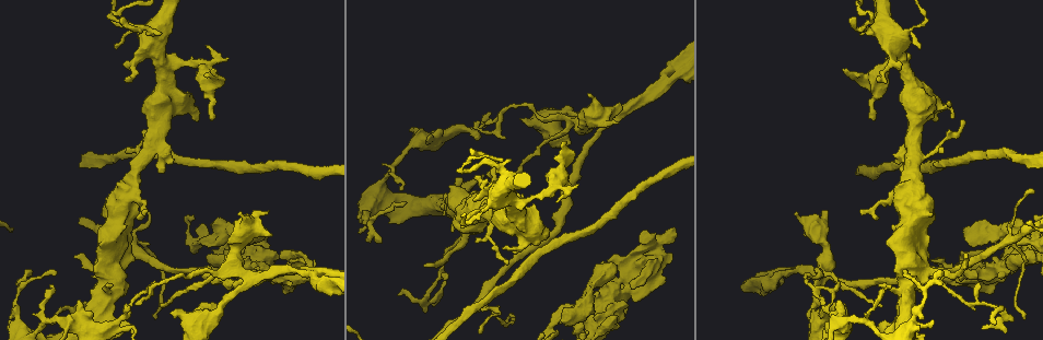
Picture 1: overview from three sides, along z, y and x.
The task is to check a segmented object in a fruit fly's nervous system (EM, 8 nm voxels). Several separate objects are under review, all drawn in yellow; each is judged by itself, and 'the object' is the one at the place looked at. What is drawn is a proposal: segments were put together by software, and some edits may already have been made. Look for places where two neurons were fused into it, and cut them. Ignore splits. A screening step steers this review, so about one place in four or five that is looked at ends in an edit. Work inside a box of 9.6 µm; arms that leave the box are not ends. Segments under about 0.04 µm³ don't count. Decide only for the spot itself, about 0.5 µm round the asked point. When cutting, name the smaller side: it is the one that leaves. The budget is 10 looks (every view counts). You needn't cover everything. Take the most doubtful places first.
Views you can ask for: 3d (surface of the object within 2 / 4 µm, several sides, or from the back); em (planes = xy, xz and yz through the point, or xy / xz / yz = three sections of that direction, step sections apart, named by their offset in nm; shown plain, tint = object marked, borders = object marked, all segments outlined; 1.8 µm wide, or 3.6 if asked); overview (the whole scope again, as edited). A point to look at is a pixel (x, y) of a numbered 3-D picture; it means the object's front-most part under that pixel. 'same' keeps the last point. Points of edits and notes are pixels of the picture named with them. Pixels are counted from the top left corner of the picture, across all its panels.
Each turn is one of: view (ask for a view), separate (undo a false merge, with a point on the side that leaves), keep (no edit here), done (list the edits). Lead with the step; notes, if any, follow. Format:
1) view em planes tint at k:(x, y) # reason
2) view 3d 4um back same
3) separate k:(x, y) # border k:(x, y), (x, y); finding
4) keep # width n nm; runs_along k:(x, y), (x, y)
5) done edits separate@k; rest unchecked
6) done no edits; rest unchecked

view em xz step 8 tint at 1:(248, 275) # abrupt turn

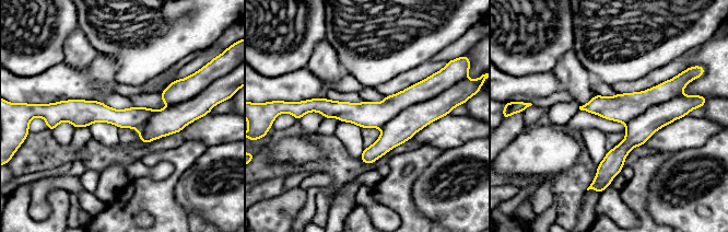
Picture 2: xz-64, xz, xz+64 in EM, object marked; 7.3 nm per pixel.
view em planes tint same # cut it another way

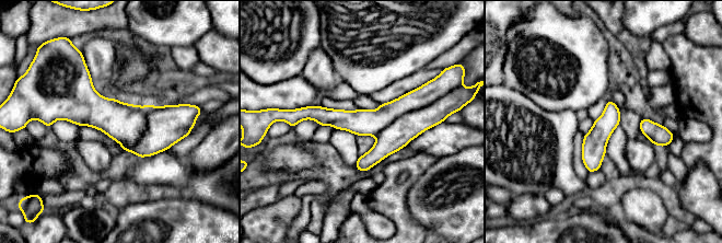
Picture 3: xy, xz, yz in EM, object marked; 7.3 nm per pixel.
keep # width 170 nm; all the same neuron

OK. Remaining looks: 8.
view em planes tint at 1:(456, 245) # thick turns thin

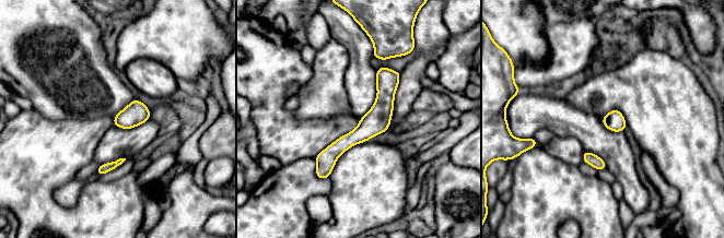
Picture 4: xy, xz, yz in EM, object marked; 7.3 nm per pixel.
keep # width 150 nm; runs_along 4:(397, 74), (382, 110), (322, 175); continuous, no second neuron

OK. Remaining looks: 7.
view 3d 4um at 1:(840, 320) # sudden change in width

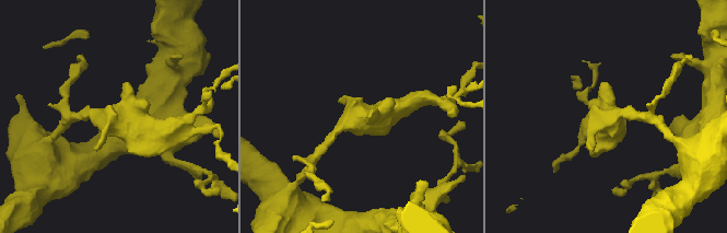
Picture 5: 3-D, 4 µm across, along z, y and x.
view em planes tint at 5:(112, 115) # now the EM

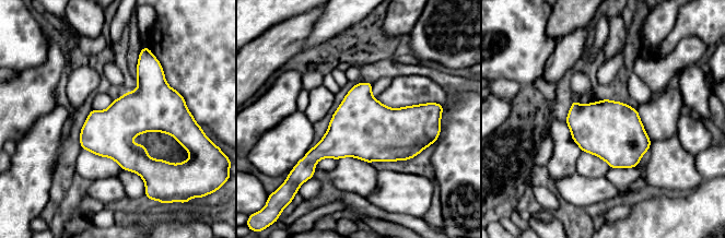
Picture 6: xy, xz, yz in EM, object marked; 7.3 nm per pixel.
keep # continuous, no second neuron

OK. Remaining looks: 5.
view em 3.6um planes tint at 1:(497, 128) # abrupt turn

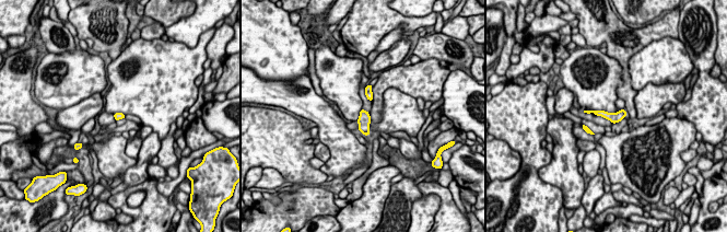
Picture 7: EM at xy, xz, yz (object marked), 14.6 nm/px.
separate 7:(368, 88) # width 100 nm; border 7:(371, 90), (365, 92); a second neuron is stuck on

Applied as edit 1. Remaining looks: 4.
done edits separate@7; rest unchecked

